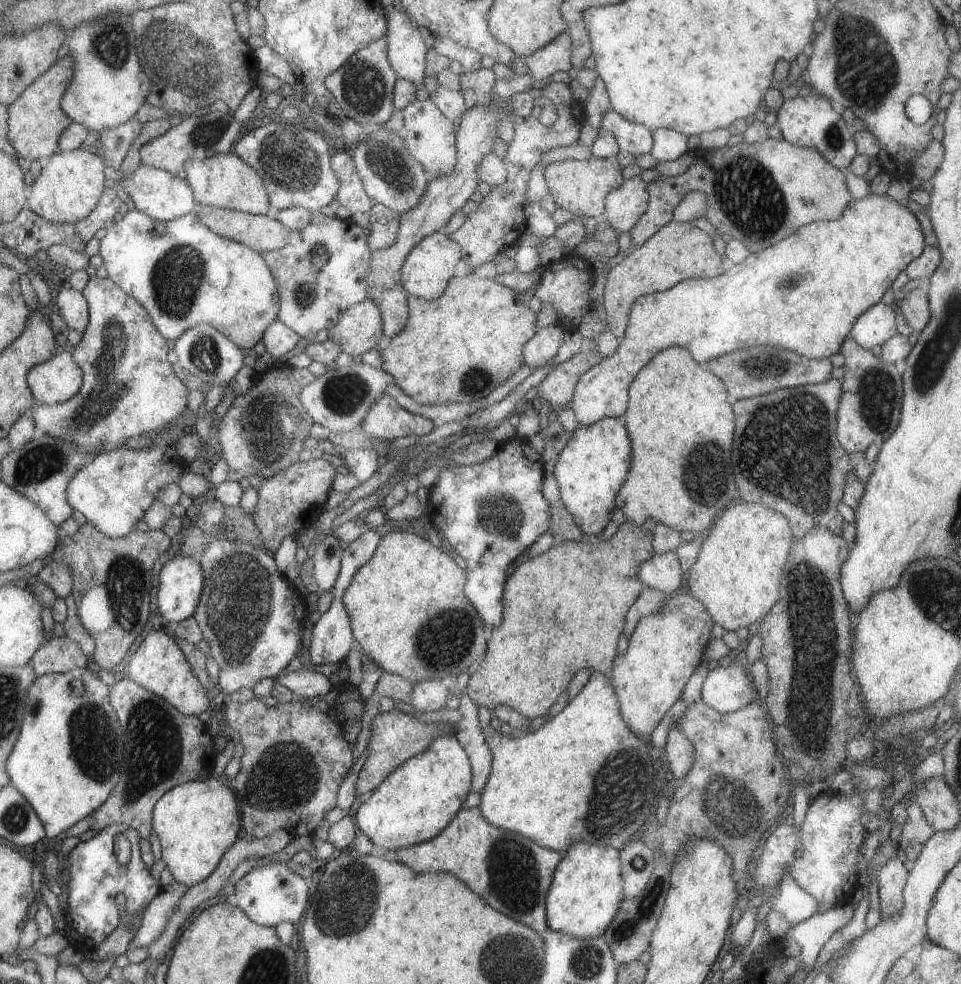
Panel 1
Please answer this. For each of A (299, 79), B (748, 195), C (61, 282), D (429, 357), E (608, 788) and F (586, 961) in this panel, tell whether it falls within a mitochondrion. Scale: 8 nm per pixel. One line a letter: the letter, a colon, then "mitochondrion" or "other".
A: other
B: mitochondrion
C: other
D: other
E: mitochondrion
F: mitochondrion

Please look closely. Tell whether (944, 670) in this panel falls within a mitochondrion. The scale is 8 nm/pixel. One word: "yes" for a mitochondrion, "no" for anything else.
no

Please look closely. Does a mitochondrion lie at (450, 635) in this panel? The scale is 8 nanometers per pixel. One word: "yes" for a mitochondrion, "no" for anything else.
yes

